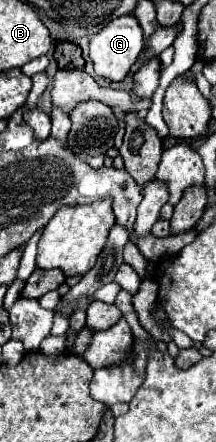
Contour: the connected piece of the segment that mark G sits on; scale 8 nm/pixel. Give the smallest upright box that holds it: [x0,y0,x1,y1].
[90,16,144,82]

